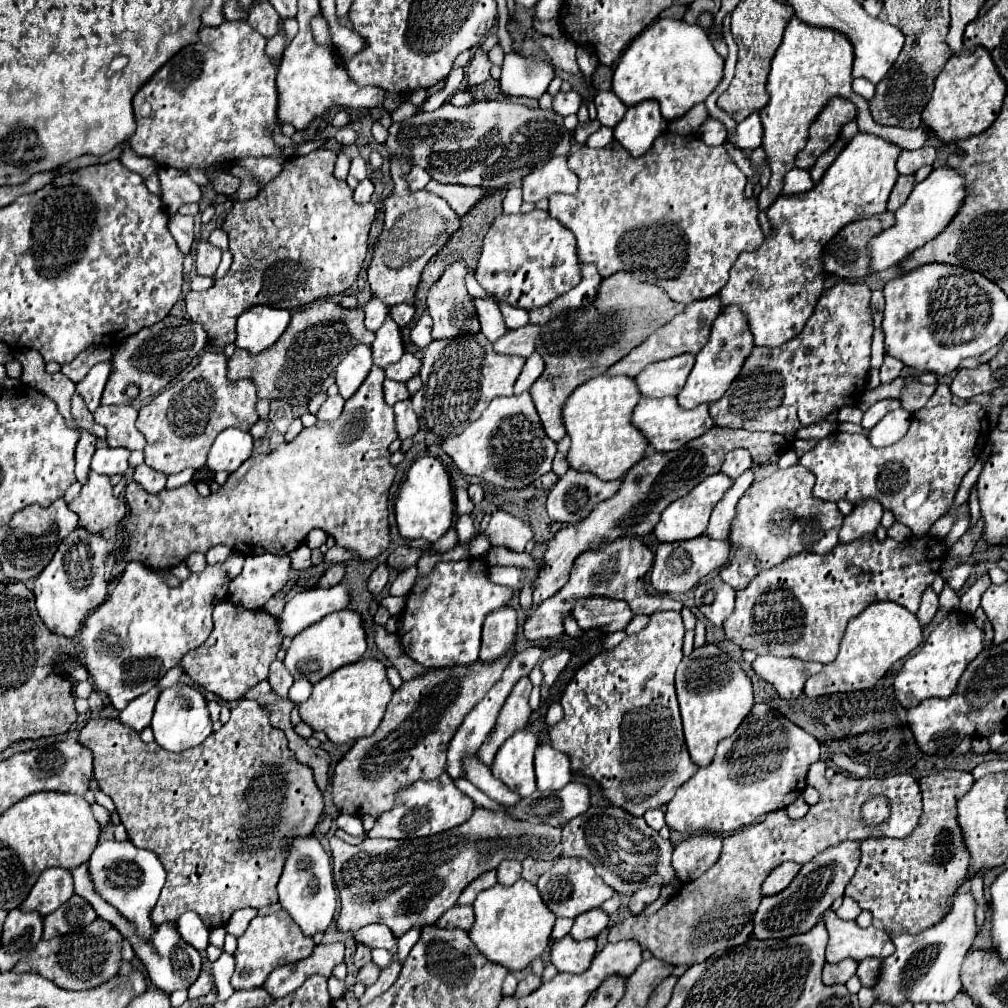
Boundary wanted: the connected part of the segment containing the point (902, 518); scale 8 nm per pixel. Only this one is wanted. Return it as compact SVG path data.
M939 384L935 394L929 398L929 402L919 410L919 420L911 422L909 432L899 440L899 444L887 446L887 448L875 448L869 444L869 438L865 434L847 434L847 432L833 432L821 440L817 440L815 448L801 456L799 464L811 470L817 478L813 486L813 496L829 502L849 500L851 504L859 504L863 500L877 500L881 506L889 512L893 512L895 520L909 526L913 536L923 538L927 536L931 524L945 516L949 512L953 498L957 494L957 488L963 480L963 476L971 470L977 456L981 454L981 440L987 442L989 428L987 428L987 416L983 408L975 402L967 402L963 406L957 406L951 402L953 394L947 384Z

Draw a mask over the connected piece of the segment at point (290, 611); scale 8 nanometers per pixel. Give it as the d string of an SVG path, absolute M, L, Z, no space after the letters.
M341 584L333 588L315 588L295 594L287 604L283 614L277 618L277 630L281 636L293 638L307 626L319 622L331 612L343 610L349 602L349 592Z

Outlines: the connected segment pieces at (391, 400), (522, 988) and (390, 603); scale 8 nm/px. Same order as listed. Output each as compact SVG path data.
M385 380L383 390L385 390L385 402L387 402L389 406L393 406L393 404L399 402L399 400L407 400L407 398L411 398L411 394L409 394L409 390L407 390L407 386L405 386L403 382Z
M527 974L527 976L519 982L515 996L523 996L523 994L527 994L527 992L533 992L539 984L541 984L541 978L539 978L539 976L535 976L535 974Z
M387 596L384 598L379 605L389 610L389 613L394 616L399 614L405 607L406 596Z

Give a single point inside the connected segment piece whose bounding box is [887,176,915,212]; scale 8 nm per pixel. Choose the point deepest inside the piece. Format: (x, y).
(905, 183)

